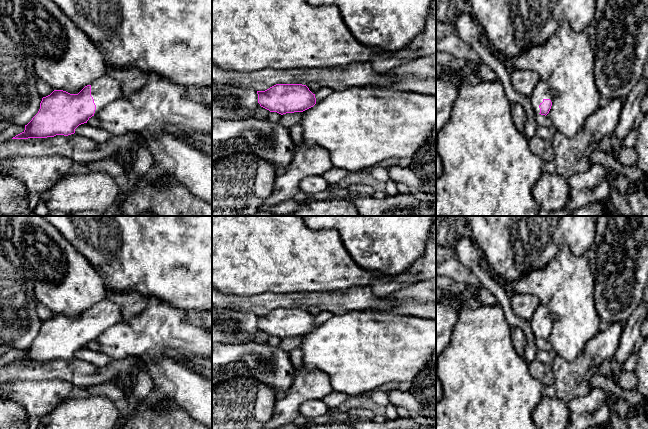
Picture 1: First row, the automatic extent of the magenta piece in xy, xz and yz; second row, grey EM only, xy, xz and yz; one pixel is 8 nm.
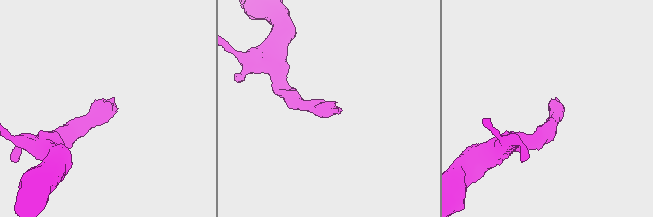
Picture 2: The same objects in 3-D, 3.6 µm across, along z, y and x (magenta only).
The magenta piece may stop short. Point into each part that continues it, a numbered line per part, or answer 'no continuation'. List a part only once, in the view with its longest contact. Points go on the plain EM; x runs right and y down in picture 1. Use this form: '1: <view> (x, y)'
1: xy (106, 313)

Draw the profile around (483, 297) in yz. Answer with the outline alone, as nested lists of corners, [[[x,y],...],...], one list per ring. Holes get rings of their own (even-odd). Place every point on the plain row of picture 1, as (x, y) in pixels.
[[[475,288],[476,301],[480,306],[493,306],[498,304],[496,298],[484,288]]]

